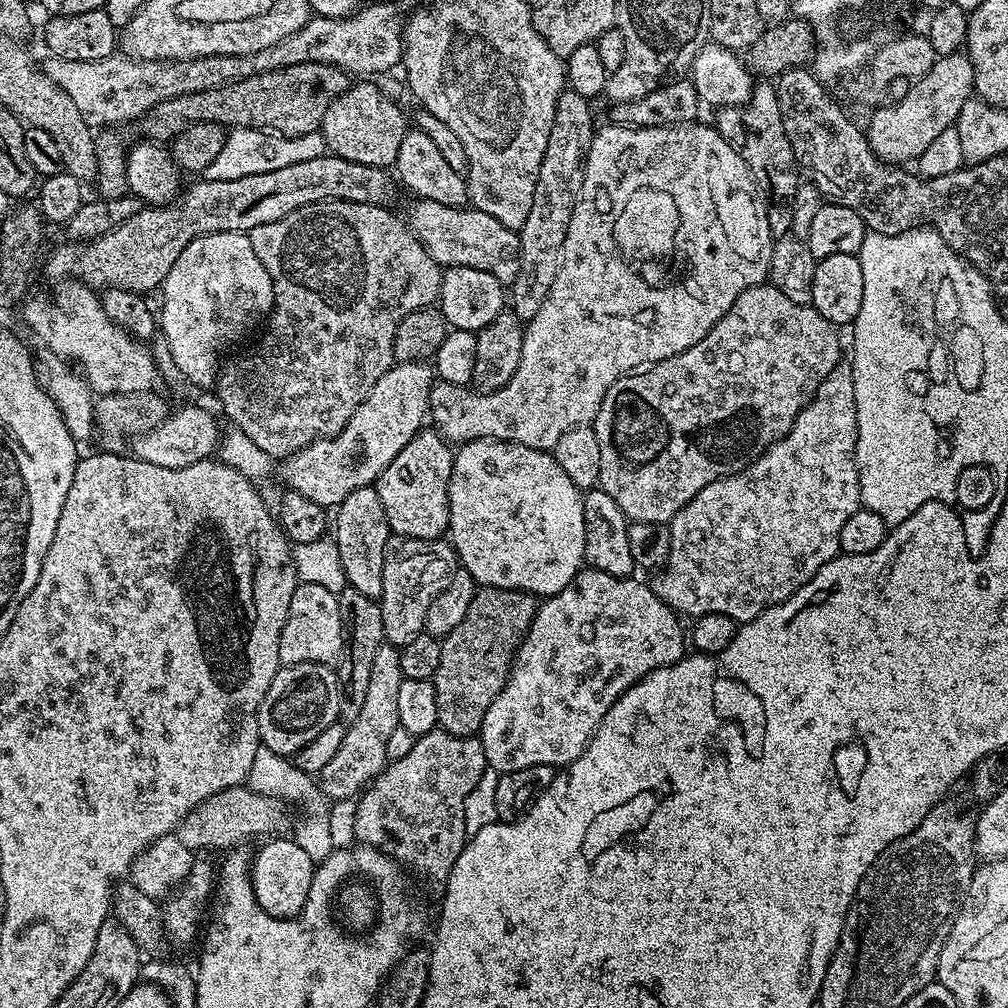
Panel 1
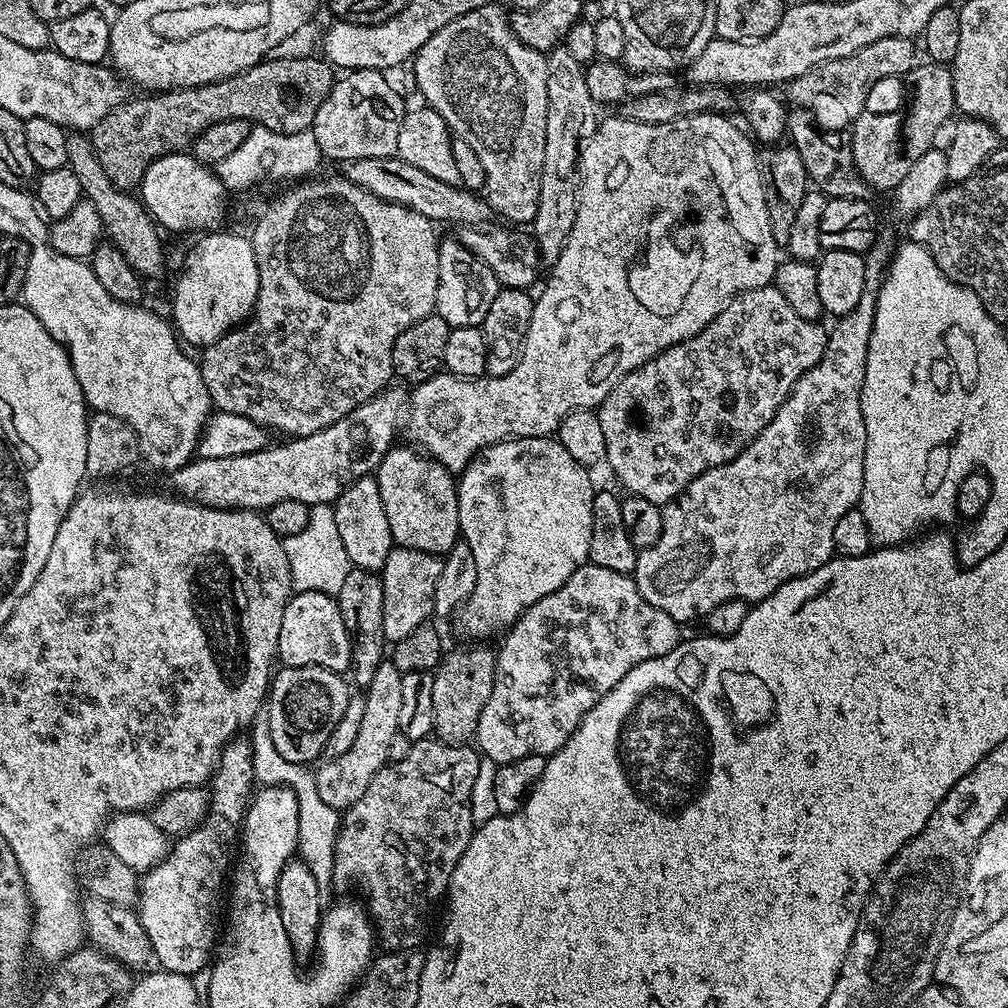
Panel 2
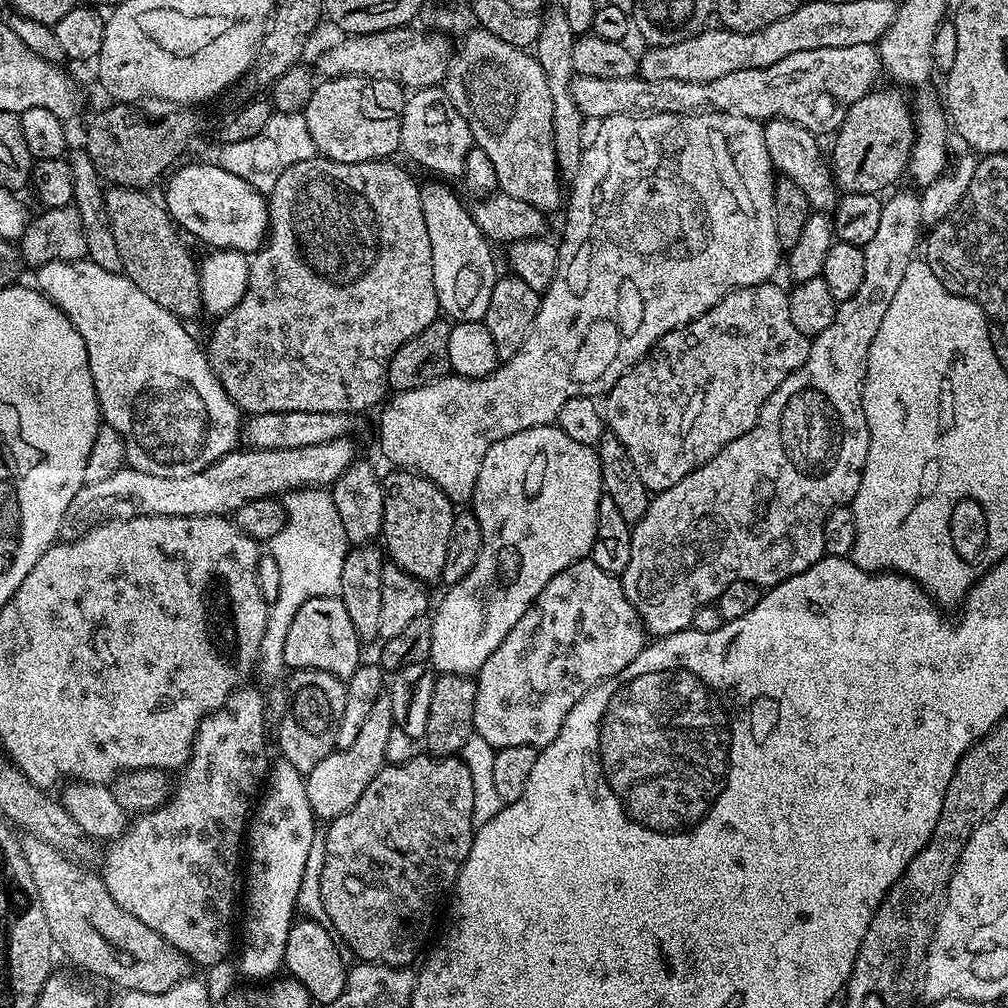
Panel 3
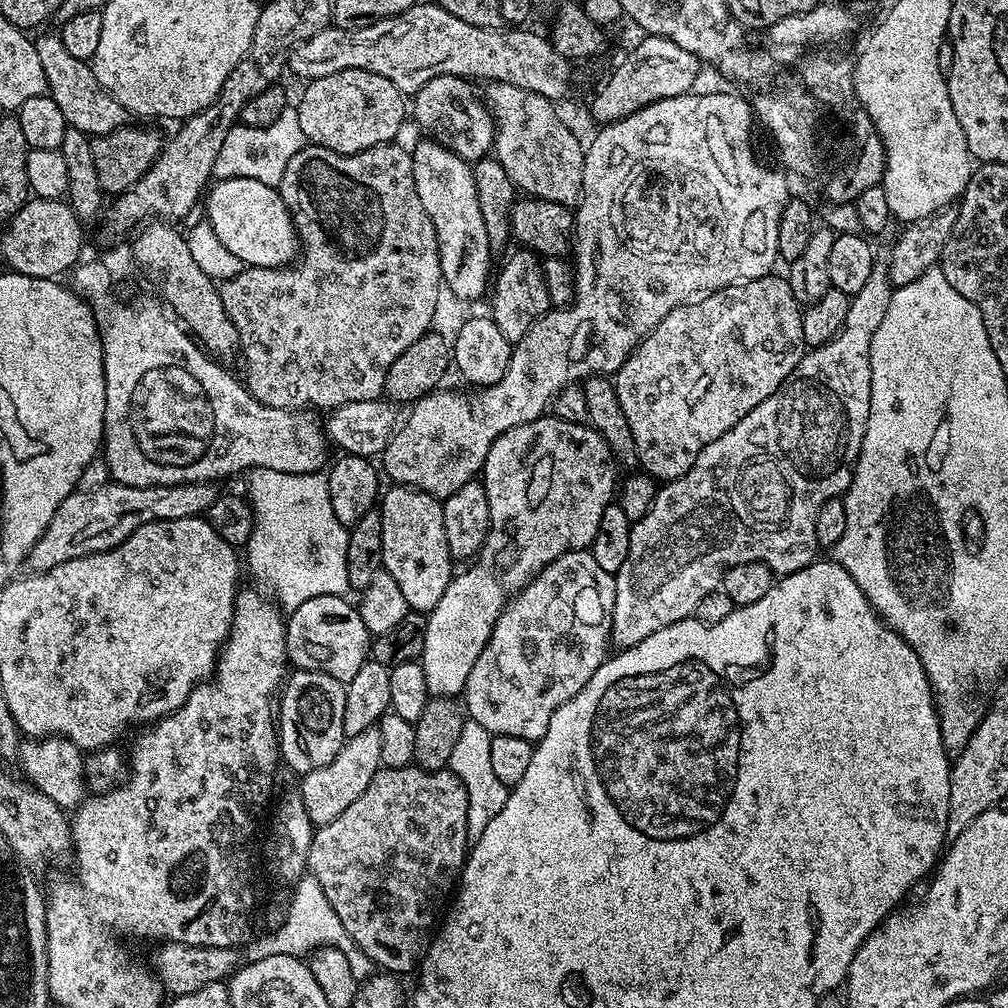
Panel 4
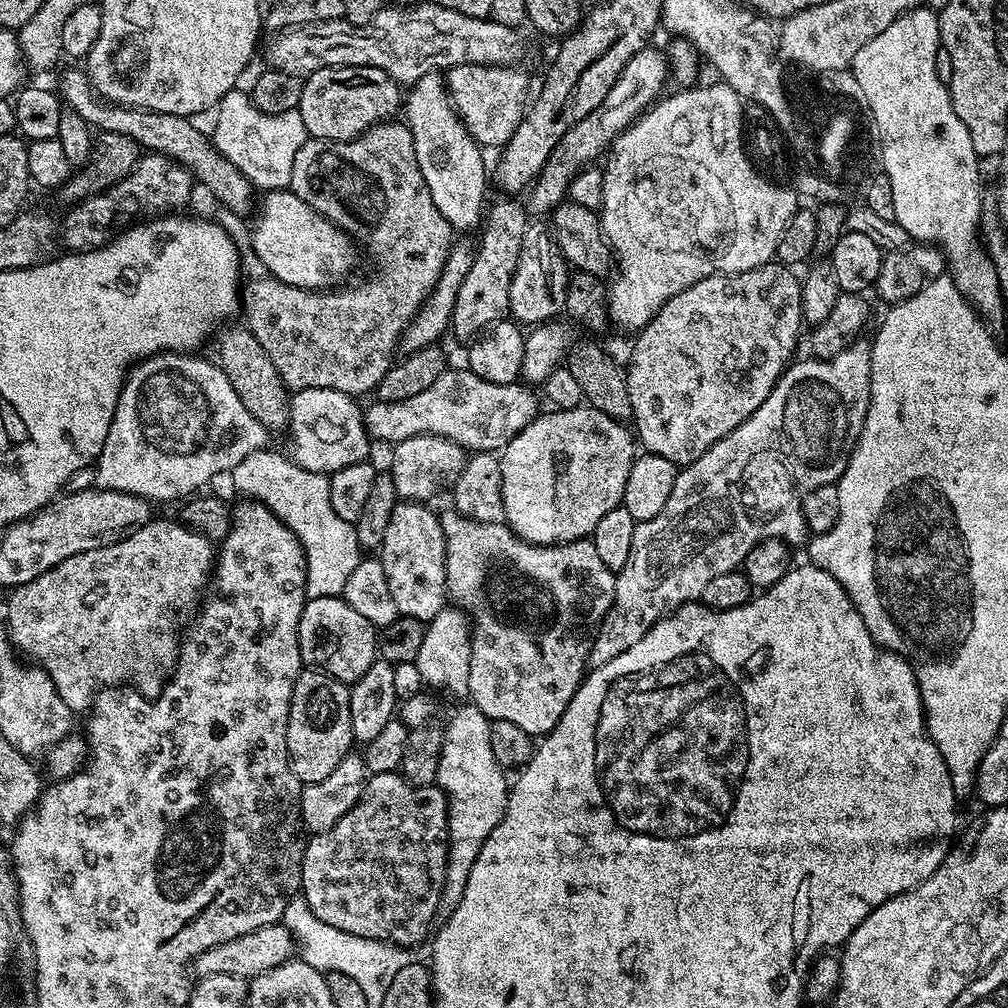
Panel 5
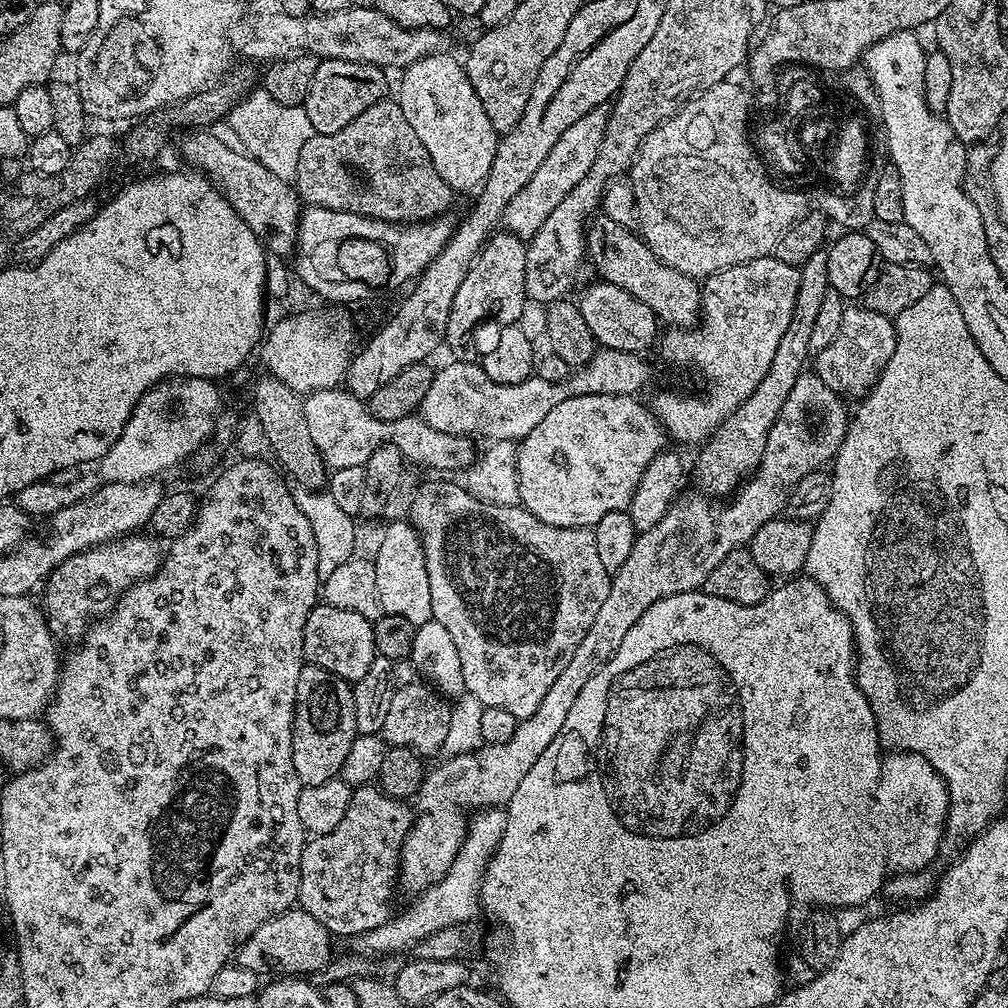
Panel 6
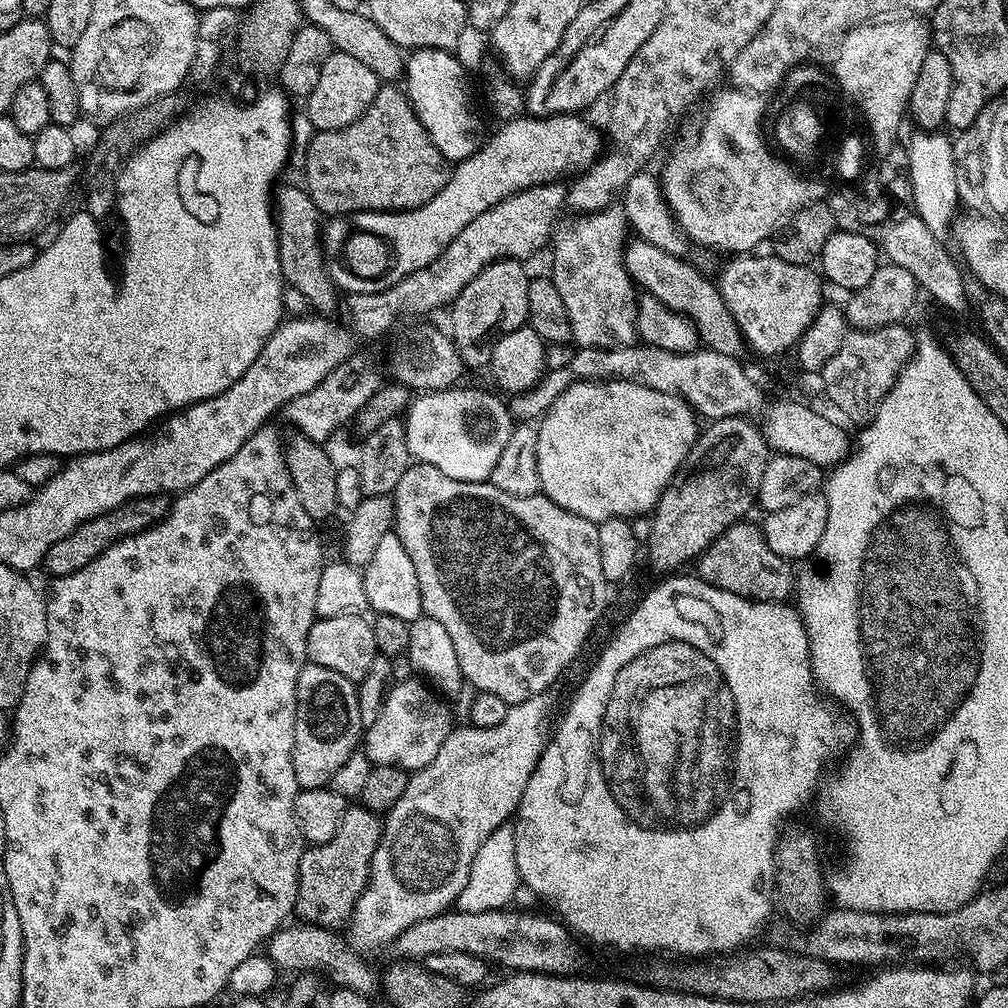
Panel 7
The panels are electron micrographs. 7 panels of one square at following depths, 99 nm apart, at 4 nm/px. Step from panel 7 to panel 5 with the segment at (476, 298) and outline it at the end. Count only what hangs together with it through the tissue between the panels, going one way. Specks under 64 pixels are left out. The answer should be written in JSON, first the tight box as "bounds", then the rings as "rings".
{"bounds":[451,198,530,342],"rings":[[[500,198],[487,205],[486,218],[483,221],[484,233],[480,236],[480,245],[474,248],[470,274],[462,278],[462,287],[458,290],[454,310],[452,311],[451,335],[468,342],[481,330],[487,329],[509,315],[510,282],[518,266],[518,254],[522,250],[522,234],[529,226],[530,216],[525,205],[516,198]]]}

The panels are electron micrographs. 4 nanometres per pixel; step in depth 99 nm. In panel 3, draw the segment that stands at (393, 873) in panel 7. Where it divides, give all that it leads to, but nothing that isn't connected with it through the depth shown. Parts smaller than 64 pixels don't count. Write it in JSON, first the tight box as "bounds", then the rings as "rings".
{"bounds":[622,191,922,637],"rings":[[[915,191],[896,192],[883,201],[878,231],[862,246],[866,267],[858,294],[837,303],[834,322],[809,343],[806,362],[770,394],[758,422],[749,432],[686,474],[682,482],[655,493],[645,516],[632,524],[630,562],[626,562],[622,583],[630,606],[634,606],[640,621],[653,637],[669,636],[691,628],[697,610],[715,602],[730,582],[745,580],[761,586],[780,584],[794,574],[802,574],[802,570],[814,566],[814,562],[826,555],[826,518],[830,510],[851,505],[866,466],[870,434],[862,410],[862,394],[870,346],[890,302],[894,302],[906,266],[910,266],[917,255],[922,240],[920,231],[920,197]]]}

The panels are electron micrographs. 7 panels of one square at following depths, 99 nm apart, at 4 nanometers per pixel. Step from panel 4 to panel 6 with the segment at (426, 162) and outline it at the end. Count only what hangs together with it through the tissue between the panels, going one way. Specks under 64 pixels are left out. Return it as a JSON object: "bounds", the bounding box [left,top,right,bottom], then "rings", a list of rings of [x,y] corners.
{"bounds":[398,50,498,194],"rings":[[[441,50],[418,58],[403,69],[399,76],[398,103],[402,114],[406,114],[406,122],[410,122],[414,134],[418,134],[418,142],[426,146],[426,154],[430,154],[430,162],[434,162],[434,170],[438,170],[442,182],[449,184],[456,194],[466,191],[467,188],[479,189],[490,170],[490,162],[494,162],[498,134],[490,118],[486,118],[486,110],[482,110],[482,102],[478,102],[478,94],[474,94],[474,88],[470,86],[463,63],[459,59],[455,60],[448,50]]]}

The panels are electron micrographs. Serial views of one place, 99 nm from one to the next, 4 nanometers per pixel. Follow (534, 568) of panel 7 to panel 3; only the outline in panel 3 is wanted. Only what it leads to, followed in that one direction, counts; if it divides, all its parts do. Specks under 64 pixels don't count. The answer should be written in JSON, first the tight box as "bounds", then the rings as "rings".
{"bounds":[474,558,646,748],"rings":[[[585,558],[566,566],[550,582],[546,590],[514,622],[510,634],[502,638],[502,646],[482,662],[480,671],[475,673],[476,697],[474,698],[474,732],[486,738],[492,748],[506,746],[530,746],[545,748],[558,736],[566,714],[586,693],[602,681],[610,679],[618,670],[630,666],[634,658],[644,649],[646,629],[640,616],[630,606],[624,593],[624,585],[617,577],[611,576],[602,566]]]}

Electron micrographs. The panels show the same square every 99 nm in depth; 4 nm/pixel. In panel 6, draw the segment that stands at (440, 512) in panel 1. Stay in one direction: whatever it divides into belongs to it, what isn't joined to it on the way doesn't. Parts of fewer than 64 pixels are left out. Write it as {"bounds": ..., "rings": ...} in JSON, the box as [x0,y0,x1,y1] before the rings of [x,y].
{"bounds":[372,519,432,626],"rings":[[[407,519],[393,520],[384,524],[384,533],[380,536],[380,545],[372,560],[374,579],[378,585],[378,602],[382,602],[385,616],[406,618],[406,622],[417,626],[432,619],[430,606],[430,578],[426,575],[426,558],[423,542],[416,527]]]}

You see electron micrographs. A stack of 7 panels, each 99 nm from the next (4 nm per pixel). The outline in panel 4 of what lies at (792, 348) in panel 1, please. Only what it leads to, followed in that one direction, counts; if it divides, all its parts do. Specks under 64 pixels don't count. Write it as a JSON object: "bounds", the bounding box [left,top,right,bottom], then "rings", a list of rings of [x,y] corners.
{"bounds":[614,274,806,481],"rings":[[[769,274],[757,280],[747,280],[745,284],[731,284],[720,288],[717,292],[707,293],[695,302],[670,310],[670,314],[666,314],[666,318],[662,318],[662,322],[654,326],[652,333],[645,340],[641,340],[639,346],[626,358],[624,365],[615,372],[614,383],[618,402],[629,423],[630,434],[634,438],[639,467],[657,481],[677,480],[682,474],[686,474],[686,470],[694,466],[698,454],[702,454],[707,444],[714,442],[714,438],[722,438],[722,434],[738,426],[738,422],[742,422],[742,418],[746,418],[746,414],[750,414],[754,406],[766,402],[766,398],[770,398],[770,394],[774,394],[778,386],[782,386],[784,379],[792,373],[794,366],[798,366],[798,362],[804,357],[806,345],[802,334],[802,305],[794,298],[787,279],[783,275],[776,275]]]}

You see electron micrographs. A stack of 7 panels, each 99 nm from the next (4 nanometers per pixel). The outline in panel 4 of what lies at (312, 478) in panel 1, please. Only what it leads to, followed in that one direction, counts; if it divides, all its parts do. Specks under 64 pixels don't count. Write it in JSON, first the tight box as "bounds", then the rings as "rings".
{"bounds":[26,482,217,573],"rings":[[[109,482],[101,488],[92,488],[88,492],[74,491],[58,506],[50,526],[34,542],[26,561],[33,573],[54,570],[62,562],[98,554],[118,546],[134,530],[159,520],[204,516],[208,507],[216,501],[217,485],[212,482],[198,484],[175,484],[174,486],[126,486]]]}

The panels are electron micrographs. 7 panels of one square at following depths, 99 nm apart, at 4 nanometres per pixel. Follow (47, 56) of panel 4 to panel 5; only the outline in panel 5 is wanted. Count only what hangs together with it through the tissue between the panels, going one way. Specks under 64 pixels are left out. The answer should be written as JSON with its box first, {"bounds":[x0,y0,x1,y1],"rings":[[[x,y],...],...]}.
{"bounds":[58,68,254,212],"rings":[[[68,68],[60,76],[58,95],[67,107],[73,108],[83,118],[88,127],[97,133],[113,132],[126,134],[141,149],[157,152],[182,167],[188,169],[197,181],[208,187],[208,192],[220,204],[225,204],[232,212],[244,212],[248,208],[248,199],[254,193],[254,187],[246,177],[228,161],[214,145],[213,141],[203,136],[195,128],[193,121],[186,116],[155,112],[149,108],[129,108],[122,104],[113,104],[98,98],[96,89],[88,79],[87,71]]]}

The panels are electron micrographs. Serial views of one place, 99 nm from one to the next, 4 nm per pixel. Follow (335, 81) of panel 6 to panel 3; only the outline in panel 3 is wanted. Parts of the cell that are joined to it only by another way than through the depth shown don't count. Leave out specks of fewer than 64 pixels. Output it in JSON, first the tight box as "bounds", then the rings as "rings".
{"bounds":[302,76,405,164],"rings":[[[333,76],[321,79],[313,87],[302,113],[317,153],[334,162],[353,164],[392,158],[401,151],[400,123],[405,99],[405,89],[393,80]]]}

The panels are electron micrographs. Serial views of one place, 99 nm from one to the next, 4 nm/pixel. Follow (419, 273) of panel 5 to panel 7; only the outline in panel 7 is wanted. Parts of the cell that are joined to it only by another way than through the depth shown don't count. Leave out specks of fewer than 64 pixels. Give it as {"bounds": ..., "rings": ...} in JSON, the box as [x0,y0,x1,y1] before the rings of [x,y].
{"bounds":[302,86,449,214],"rings":[[[382,86],[370,106],[350,126],[338,130],[316,132],[309,142],[302,165],[303,187],[324,214],[349,212],[408,212],[422,206],[442,190],[448,180],[449,161],[434,146],[430,134],[422,126],[418,114],[410,106],[407,95],[396,86]]]}

